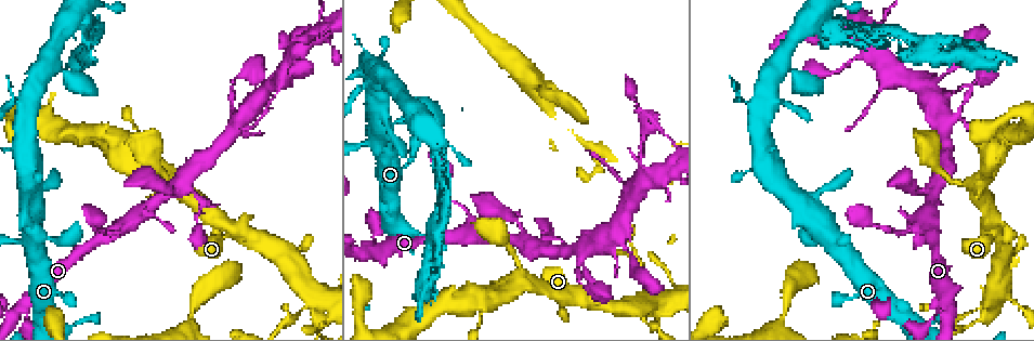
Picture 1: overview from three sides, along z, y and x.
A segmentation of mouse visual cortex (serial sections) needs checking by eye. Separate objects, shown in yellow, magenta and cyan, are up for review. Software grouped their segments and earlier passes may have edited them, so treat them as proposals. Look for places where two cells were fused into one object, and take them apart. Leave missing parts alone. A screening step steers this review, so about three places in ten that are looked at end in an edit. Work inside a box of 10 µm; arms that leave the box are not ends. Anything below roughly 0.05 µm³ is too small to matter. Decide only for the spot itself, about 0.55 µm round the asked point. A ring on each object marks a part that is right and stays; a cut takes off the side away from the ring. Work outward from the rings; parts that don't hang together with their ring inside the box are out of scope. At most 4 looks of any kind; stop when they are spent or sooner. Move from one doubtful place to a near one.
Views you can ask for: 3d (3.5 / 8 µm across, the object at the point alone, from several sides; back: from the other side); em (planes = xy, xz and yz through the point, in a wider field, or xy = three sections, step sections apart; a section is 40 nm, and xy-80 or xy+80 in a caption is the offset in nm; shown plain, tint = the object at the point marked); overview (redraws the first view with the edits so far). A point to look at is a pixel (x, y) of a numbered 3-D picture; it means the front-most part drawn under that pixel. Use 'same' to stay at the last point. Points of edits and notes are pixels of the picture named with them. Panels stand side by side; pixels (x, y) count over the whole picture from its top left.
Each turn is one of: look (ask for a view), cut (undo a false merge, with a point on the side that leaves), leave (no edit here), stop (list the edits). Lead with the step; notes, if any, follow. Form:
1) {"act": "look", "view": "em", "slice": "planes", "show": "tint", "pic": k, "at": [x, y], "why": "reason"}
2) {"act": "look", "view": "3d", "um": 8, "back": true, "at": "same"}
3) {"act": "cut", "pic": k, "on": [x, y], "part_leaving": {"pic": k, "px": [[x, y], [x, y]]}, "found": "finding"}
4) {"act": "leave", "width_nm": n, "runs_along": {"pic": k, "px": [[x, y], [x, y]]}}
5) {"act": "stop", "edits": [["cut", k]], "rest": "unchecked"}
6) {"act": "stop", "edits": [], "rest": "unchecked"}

{"act": "look", "view": "3d", "um": 8, "pic": 1, "at": [942, 308], "why": "four or more arms meet"}

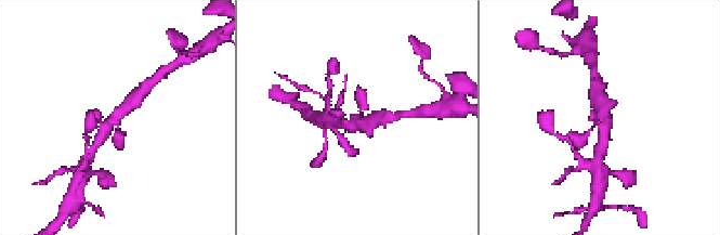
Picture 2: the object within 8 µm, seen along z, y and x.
{"act": "look", "view": "em", "slice": "xy", "step": 1, "show": "tint", "at": "same", "arms": 4, "arm_widths_nm": [150, 200, 350, 350]}

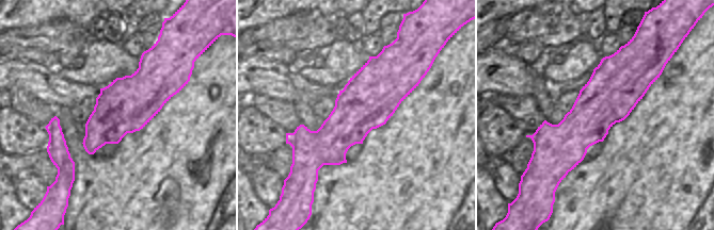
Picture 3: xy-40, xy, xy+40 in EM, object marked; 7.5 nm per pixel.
{"act": "leave", "found": "one cell here"}

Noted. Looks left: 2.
{"act": "look", "view": "3d", "um": 3.5, "pic": 1, "at": [968, 315], "why": "narrows sharply"}

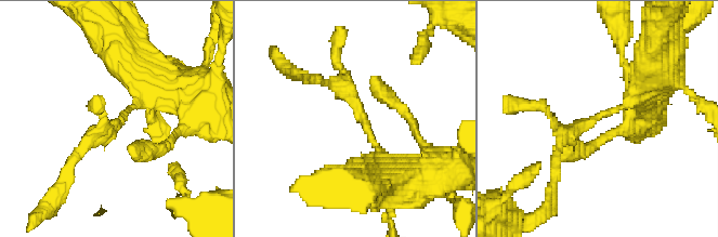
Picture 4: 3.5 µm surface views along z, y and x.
{"act": "look", "view": "em", "slice": "xy", "step": 3, "show": "tint", "pic": 4, "at": [120, 118], "why": "need the tissue"}

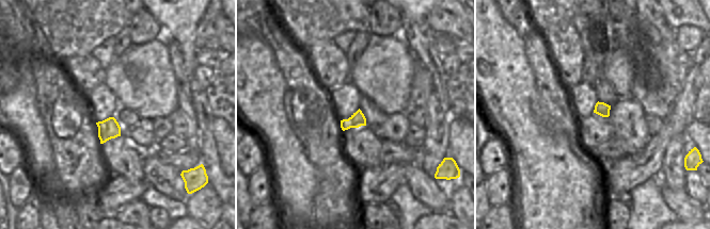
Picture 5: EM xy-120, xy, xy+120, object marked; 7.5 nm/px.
{"act": "cut", "pic": 4, "on": [356, 105], "part_leaving": {"pic": 4, "px": [[370, 135], [337, 57]]}, "found": "a second cell is stuck on"}

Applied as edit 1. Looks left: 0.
{"act": "stop", "edits": [["cut", 4]], "rest": "unchecked"}

